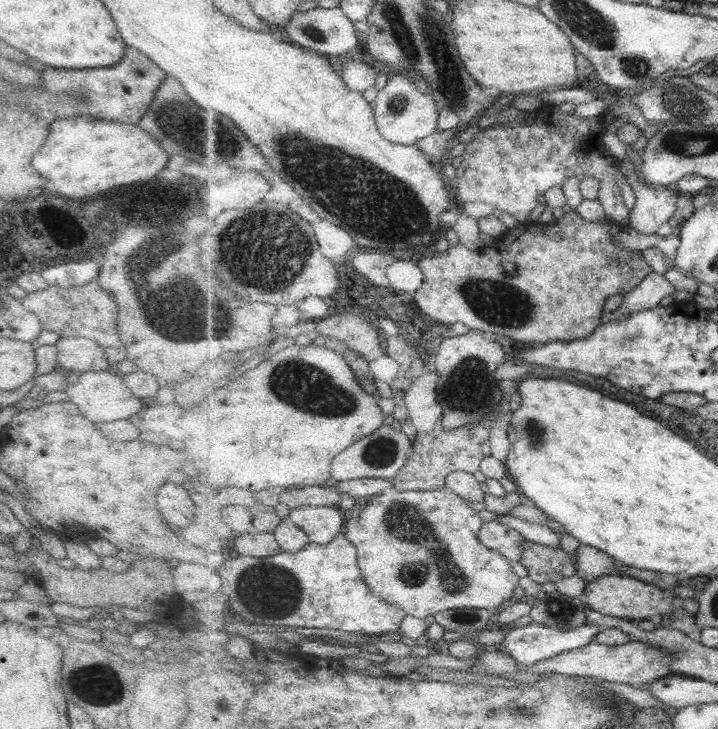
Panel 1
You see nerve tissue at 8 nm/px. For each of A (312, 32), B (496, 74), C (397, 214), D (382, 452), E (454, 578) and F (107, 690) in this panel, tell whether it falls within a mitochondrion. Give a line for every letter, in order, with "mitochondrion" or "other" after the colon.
A: mitochondrion
B: other
C: mitochondrion
D: mitochondrion
E: mitochondrion
F: mitochondrion

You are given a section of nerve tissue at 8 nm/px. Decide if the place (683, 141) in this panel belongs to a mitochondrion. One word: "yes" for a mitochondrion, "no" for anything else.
yes

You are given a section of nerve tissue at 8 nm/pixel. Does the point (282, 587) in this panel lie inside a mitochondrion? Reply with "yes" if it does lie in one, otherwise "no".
yes

